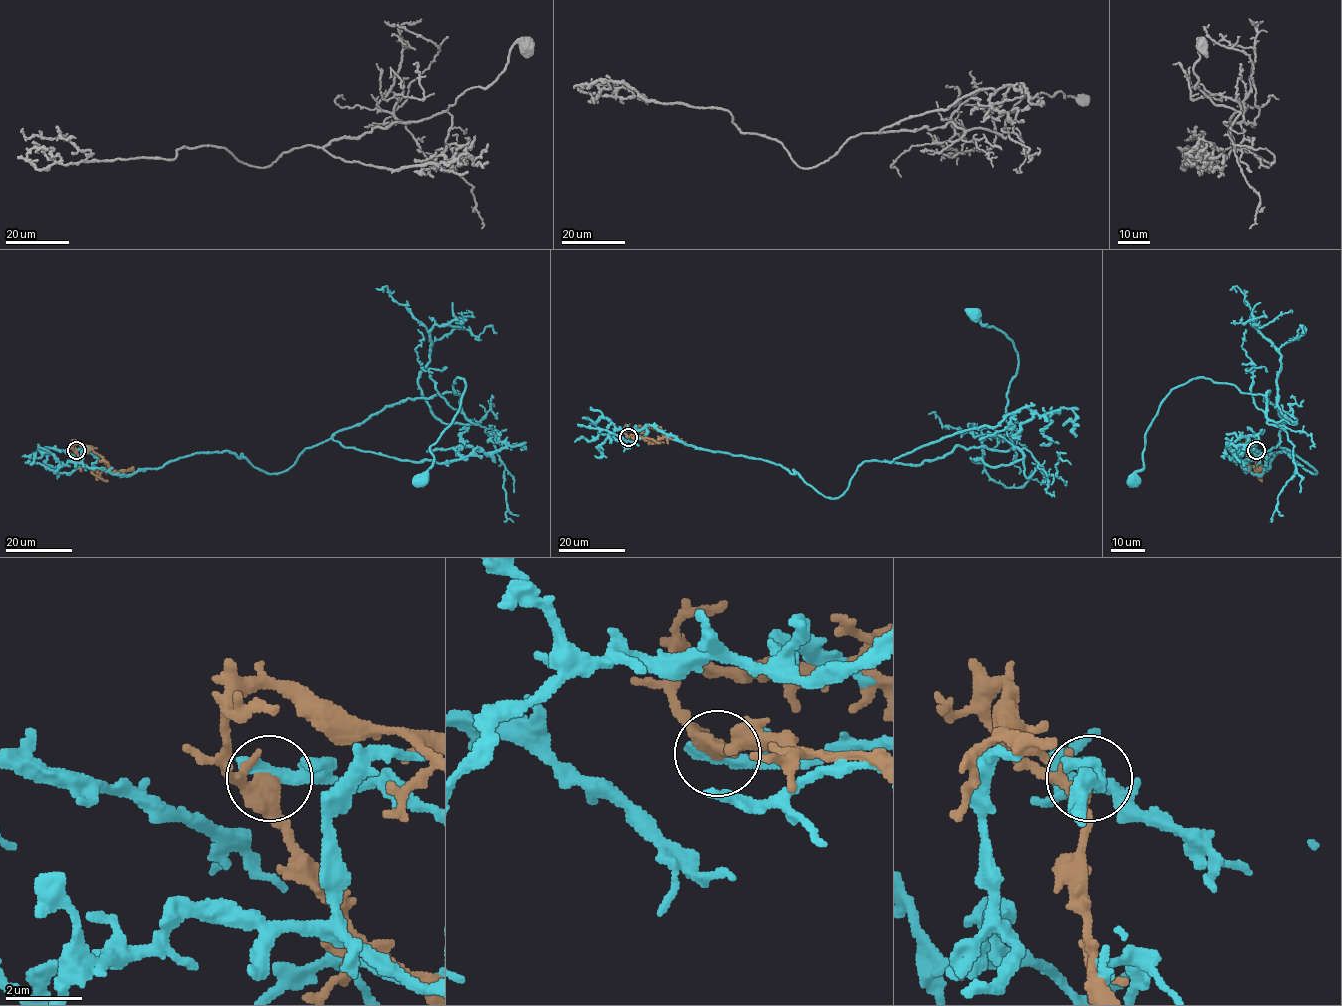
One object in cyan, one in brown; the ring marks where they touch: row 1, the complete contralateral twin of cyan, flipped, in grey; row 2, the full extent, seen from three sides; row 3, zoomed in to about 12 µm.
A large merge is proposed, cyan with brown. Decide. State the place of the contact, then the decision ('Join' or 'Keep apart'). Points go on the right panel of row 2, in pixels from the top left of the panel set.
Place: (1256, 450). Keep apart

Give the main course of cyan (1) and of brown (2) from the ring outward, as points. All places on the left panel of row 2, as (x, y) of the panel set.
1: (76, 449), (114, 474), (227, 451), (280, 473), (387, 406), (461, 396), (462, 378), (422, 480)
2: (76, 450), (94, 471), (133, 471)

